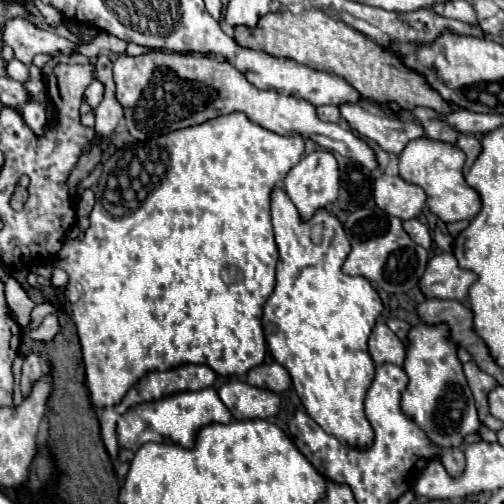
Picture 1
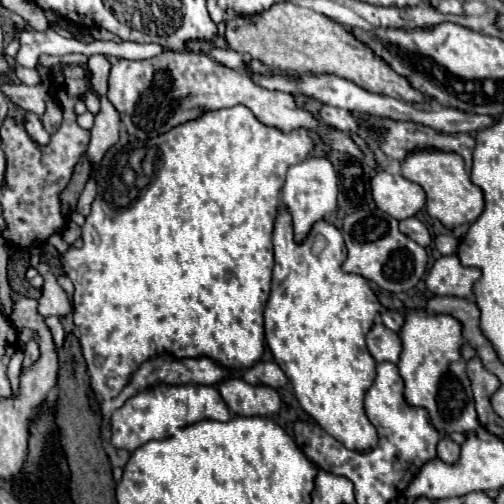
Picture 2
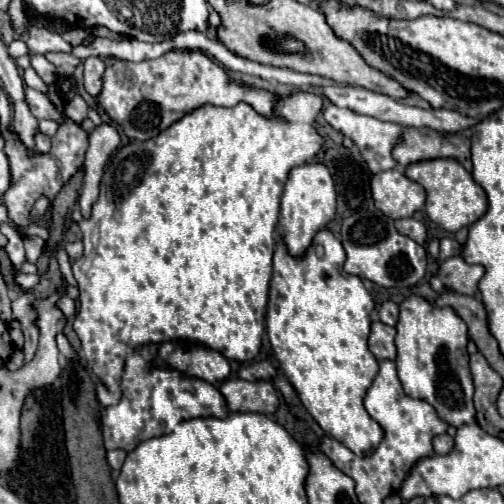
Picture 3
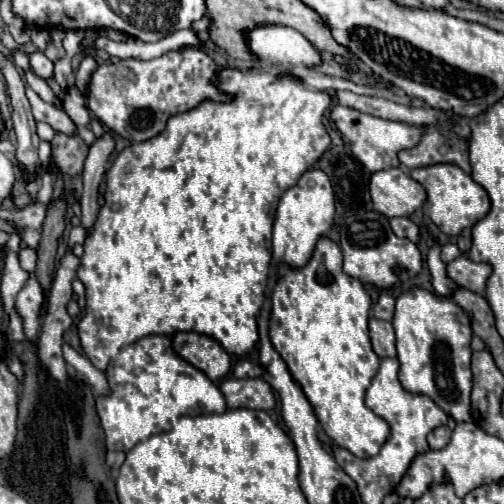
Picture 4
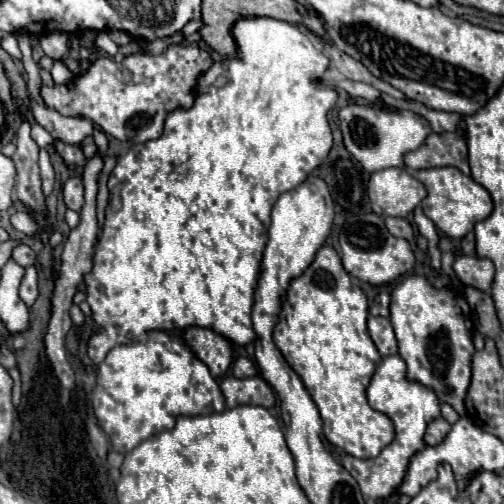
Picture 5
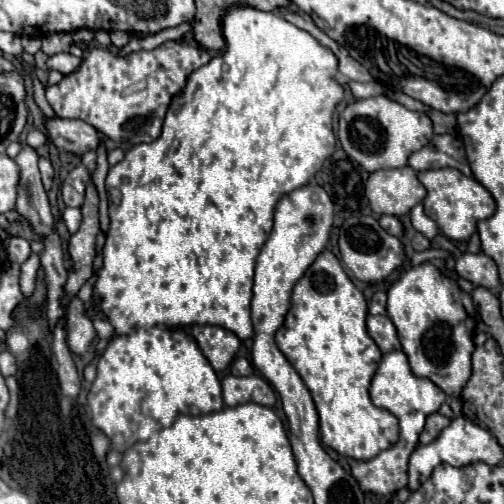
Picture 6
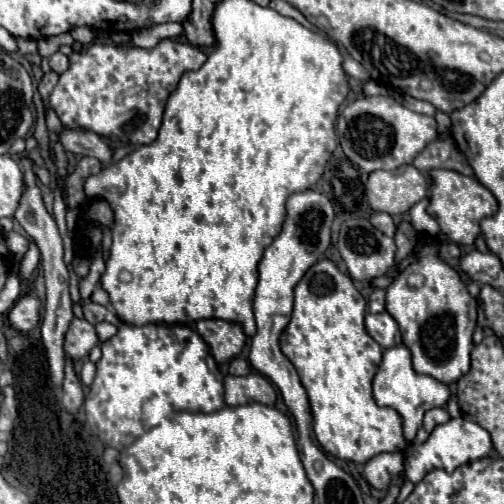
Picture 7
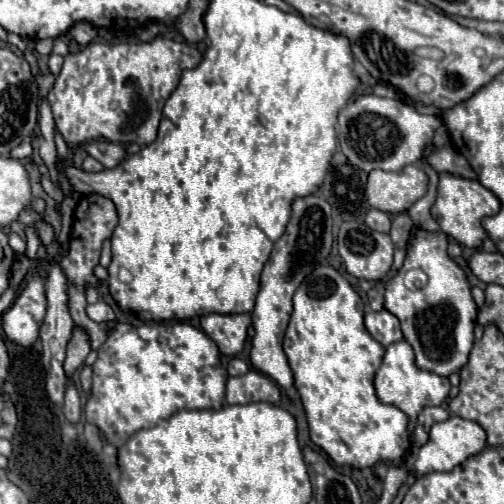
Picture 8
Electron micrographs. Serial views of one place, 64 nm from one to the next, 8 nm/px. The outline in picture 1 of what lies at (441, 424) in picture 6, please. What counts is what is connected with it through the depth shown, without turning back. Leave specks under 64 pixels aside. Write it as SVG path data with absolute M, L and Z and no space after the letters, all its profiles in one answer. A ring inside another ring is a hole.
M442 448L440 462L444 464L444 468L452 476L460 476L460 472L464 470L464 452L462 452L462 448Z

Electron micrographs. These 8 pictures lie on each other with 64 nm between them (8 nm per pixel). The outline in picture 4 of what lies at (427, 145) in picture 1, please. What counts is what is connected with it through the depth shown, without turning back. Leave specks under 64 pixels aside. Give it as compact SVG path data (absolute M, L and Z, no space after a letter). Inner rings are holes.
M434 164L426 168L414 168L410 176L416 182L420 182L428 192L428 198L422 206L424 214L448 236L458 236L464 228L472 228L478 220L482 220L490 212L488 192L480 184L476 184L472 176L468 176L462 168L454 164Z

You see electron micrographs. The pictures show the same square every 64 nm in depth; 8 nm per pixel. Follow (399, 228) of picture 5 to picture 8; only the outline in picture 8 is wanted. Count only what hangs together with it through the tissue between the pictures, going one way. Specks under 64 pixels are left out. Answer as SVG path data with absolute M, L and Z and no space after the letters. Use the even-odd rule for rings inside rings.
M374 208L366 214L366 220L364 222L366 222L368 228L372 228L376 232L388 234L388 230L390 230L390 218L388 218L388 214L386 212L380 212L380 210L374 210Z

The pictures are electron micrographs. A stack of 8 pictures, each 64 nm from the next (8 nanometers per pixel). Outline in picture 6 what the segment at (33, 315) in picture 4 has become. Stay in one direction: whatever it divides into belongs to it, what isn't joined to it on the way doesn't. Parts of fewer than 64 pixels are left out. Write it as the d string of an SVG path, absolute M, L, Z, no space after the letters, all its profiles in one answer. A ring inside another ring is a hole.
M32 252L30 258L26 262L22 262L22 266L20 266L20 288L22 288L24 296L30 296L34 292L38 268L40 268L40 258L36 252Z

